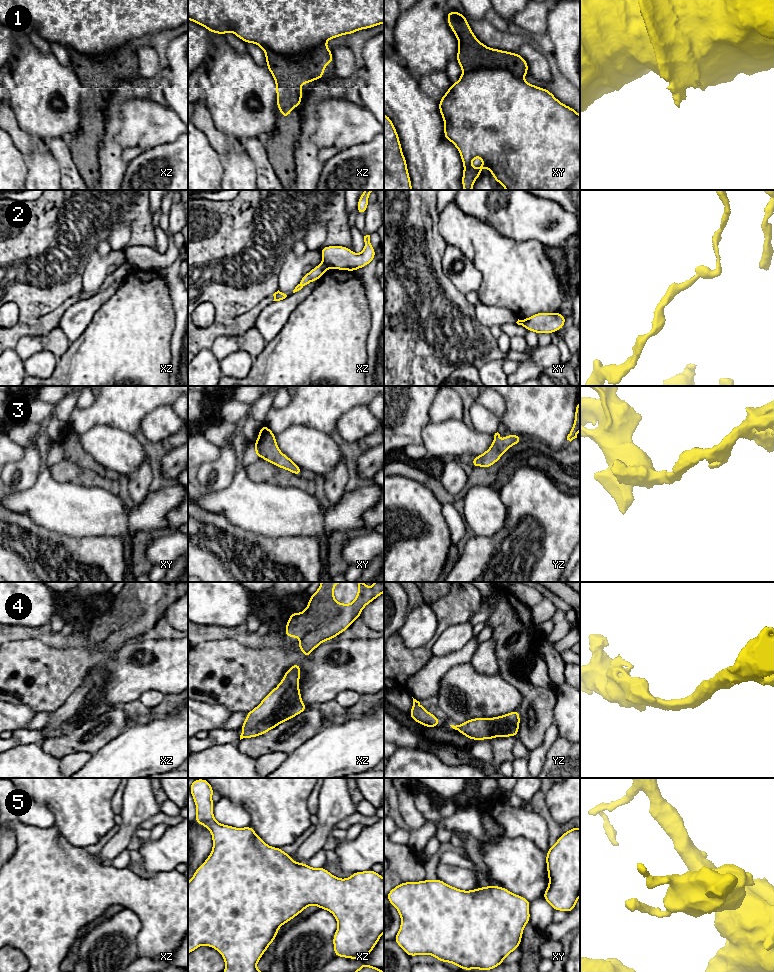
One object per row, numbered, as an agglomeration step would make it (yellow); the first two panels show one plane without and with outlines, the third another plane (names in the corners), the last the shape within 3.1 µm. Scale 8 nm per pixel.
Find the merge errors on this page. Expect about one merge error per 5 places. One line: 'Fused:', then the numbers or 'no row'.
Fused: 1, 2

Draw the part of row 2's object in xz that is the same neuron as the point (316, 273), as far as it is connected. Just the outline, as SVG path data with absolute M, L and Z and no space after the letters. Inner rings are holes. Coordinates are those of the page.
M323 262L320 263L318 266L314 267L310 272L302 277L300 283L293 290L293 293L301 290L310 282L319 280L329 268L330 267Z

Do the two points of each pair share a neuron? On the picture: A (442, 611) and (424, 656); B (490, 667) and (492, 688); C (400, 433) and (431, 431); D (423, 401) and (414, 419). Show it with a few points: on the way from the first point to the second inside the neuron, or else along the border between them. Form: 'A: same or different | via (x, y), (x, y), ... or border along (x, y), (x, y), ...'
A: same | via (442, 622), (438, 633), (428, 645)
B: different | border along (470, 664), (481, 674), (497, 673)
C: different | border along (430, 421), (422, 429), (422, 443)
D: same | via (419, 405), (414, 410), (414, 415)

